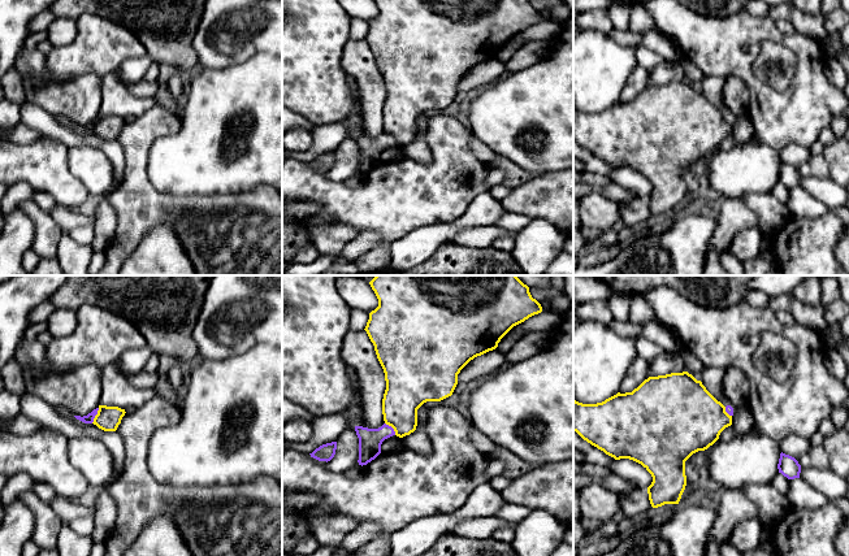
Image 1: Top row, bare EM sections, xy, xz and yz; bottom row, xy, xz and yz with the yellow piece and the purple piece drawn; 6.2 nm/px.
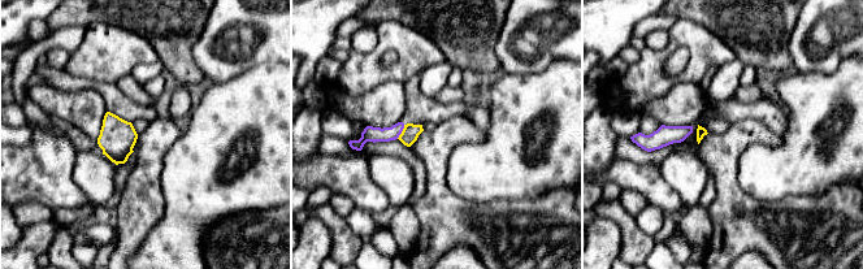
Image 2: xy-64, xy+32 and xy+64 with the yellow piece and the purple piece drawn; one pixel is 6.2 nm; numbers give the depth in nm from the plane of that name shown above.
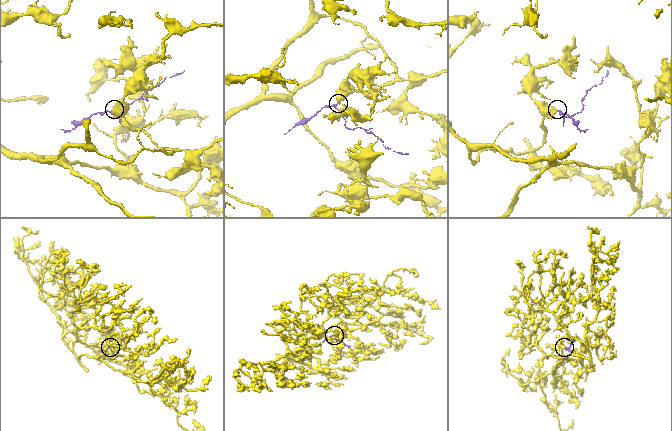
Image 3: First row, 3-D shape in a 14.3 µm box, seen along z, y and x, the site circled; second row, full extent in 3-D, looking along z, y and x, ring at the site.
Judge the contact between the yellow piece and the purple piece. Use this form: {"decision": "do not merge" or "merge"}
{"decision": "do not merge"}

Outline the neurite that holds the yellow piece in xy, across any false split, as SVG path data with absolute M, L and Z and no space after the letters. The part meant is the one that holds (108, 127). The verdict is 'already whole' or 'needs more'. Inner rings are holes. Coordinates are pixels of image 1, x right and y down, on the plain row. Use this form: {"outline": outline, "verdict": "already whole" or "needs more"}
{"outline": "M99 114L92 133L104 140L116 140L125 122L125 118L118 116Z", "verdict": "already whole"}

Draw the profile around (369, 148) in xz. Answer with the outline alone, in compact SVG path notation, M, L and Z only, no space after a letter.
M384 133L378 138L355 135L359 147L359 174L367 174L381 162L381 153L385 148L395 144L391 135Z

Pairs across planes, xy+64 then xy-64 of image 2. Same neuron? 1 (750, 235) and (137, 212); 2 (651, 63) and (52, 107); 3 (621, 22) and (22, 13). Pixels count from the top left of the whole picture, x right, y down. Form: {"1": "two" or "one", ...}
{"1": "one", "2": "two", "3": "one"}

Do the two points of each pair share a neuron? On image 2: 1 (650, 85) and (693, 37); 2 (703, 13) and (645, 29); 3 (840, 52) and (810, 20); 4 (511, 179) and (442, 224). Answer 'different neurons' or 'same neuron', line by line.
1: same neuron
2: different neurons
3: same neuron
4: different neurons

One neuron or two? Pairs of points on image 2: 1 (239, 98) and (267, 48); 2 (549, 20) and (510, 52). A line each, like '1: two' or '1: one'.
1: two
2: one

